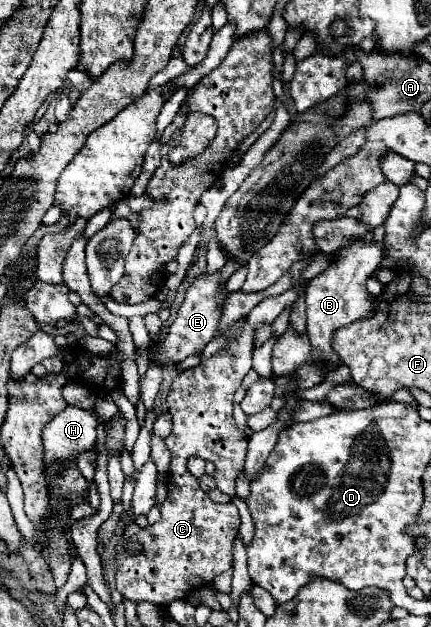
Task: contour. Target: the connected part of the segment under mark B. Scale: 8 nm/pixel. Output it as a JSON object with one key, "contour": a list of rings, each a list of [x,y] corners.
{"contour":[[[354,240],[350,246],[342,246],[334,252],[330,266],[308,282],[306,306],[308,306],[308,338],[314,346],[314,362],[324,358],[328,370],[338,366],[338,356],[332,352],[332,334],[340,326],[348,326],[358,318],[372,314],[372,296],[366,290],[366,278],[382,262],[382,248],[376,242]]]}

